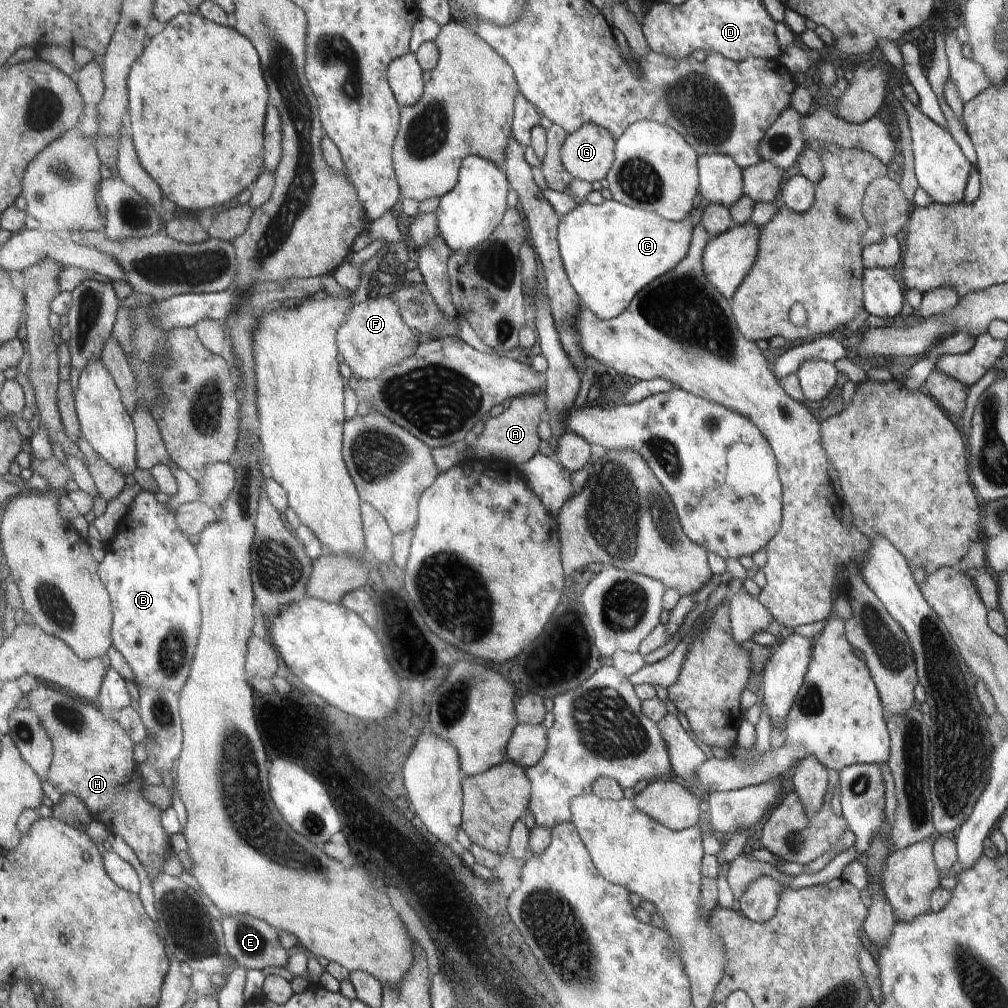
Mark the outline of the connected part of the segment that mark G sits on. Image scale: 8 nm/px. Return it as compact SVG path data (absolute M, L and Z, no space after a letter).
M585 124L584 128L568 134L561 148L562 164L575 179L588 183L607 180L616 160L616 142L603 126Z

